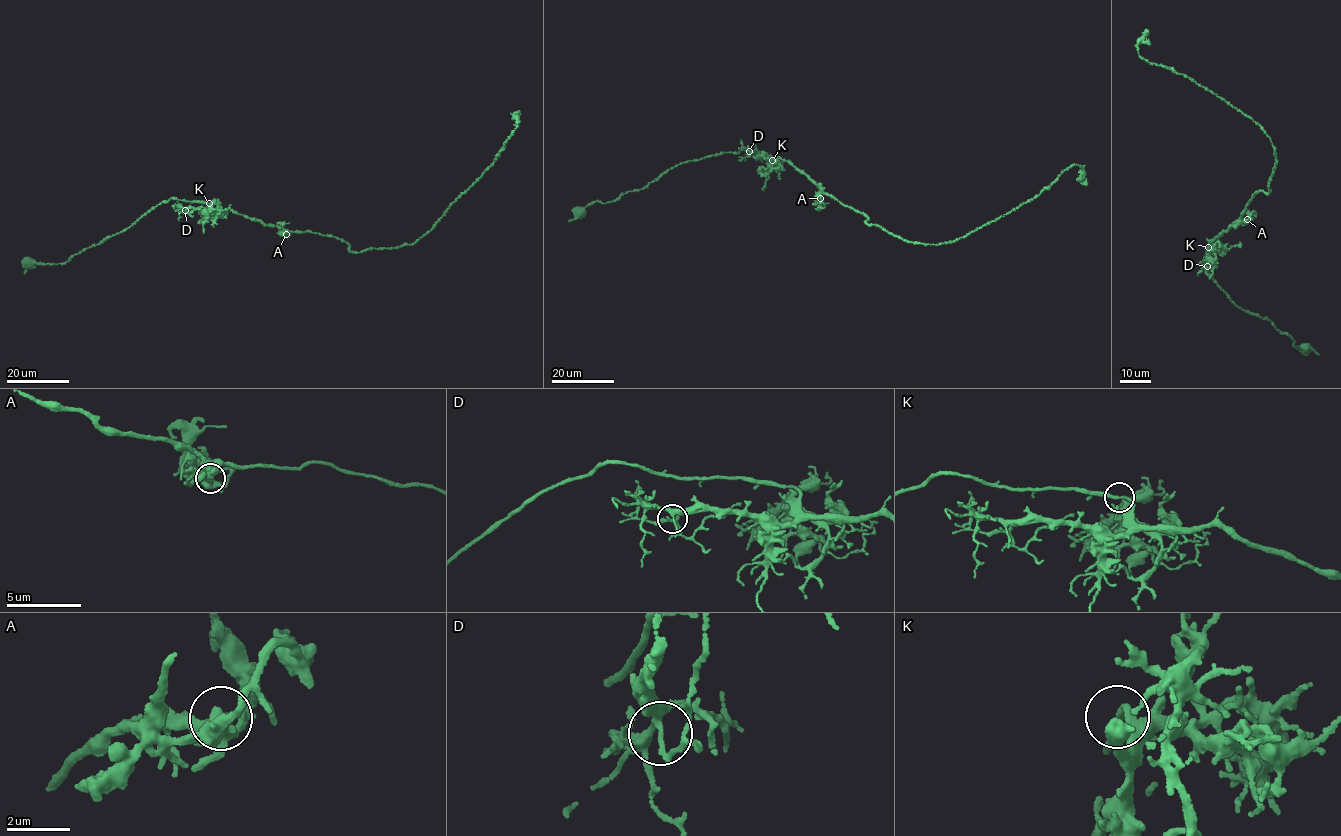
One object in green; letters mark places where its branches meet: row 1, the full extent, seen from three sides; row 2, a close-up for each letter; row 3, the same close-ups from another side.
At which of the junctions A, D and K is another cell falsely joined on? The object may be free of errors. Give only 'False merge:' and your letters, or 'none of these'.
False merge: none of these

